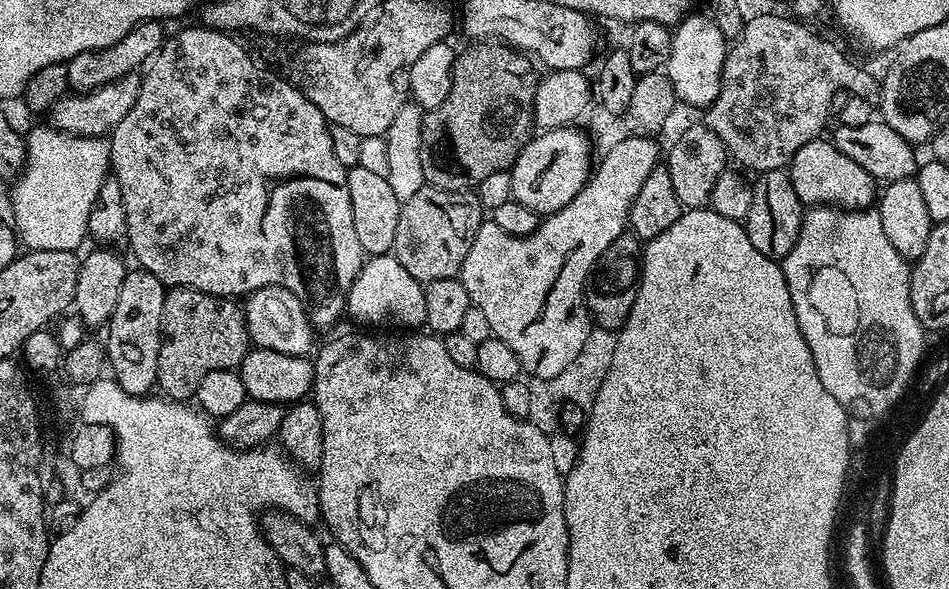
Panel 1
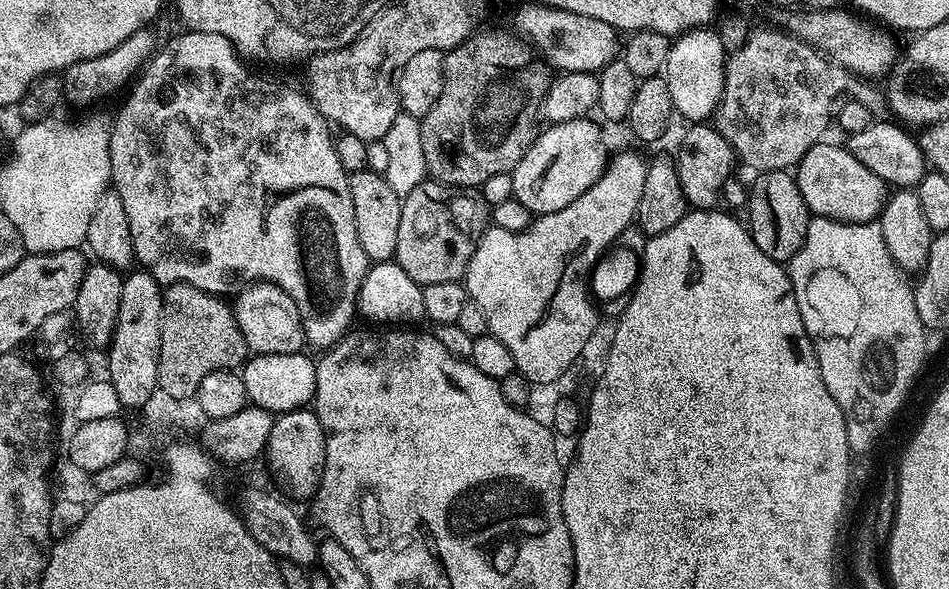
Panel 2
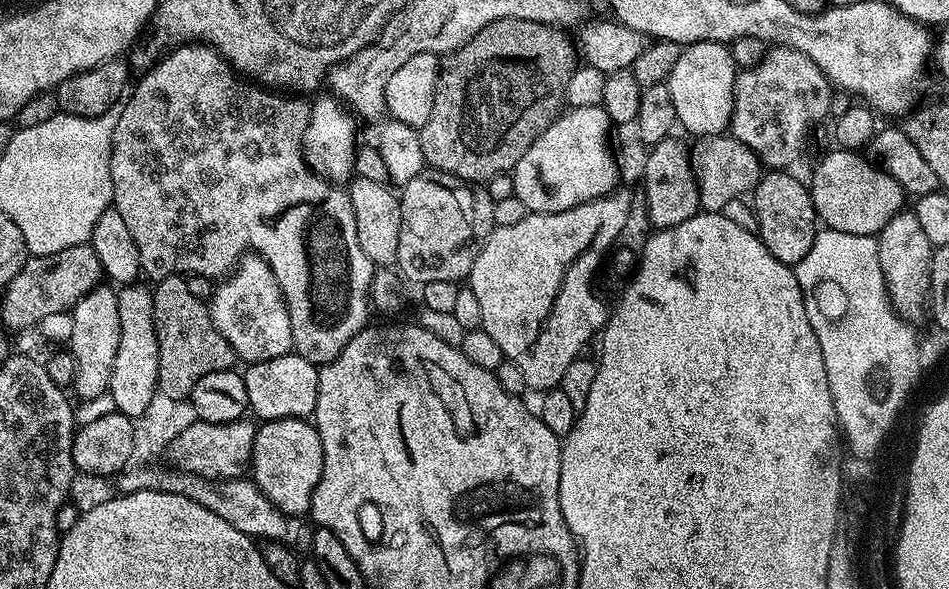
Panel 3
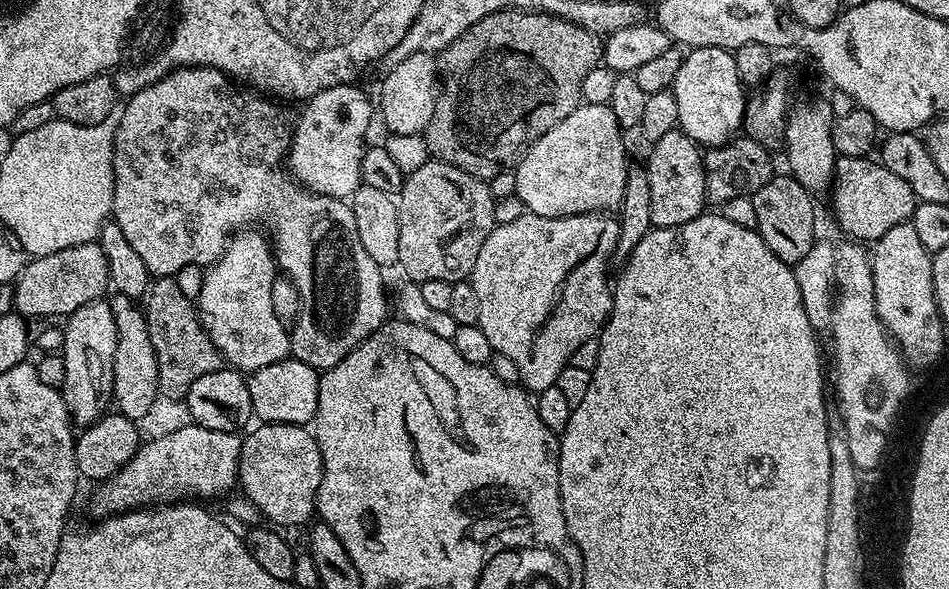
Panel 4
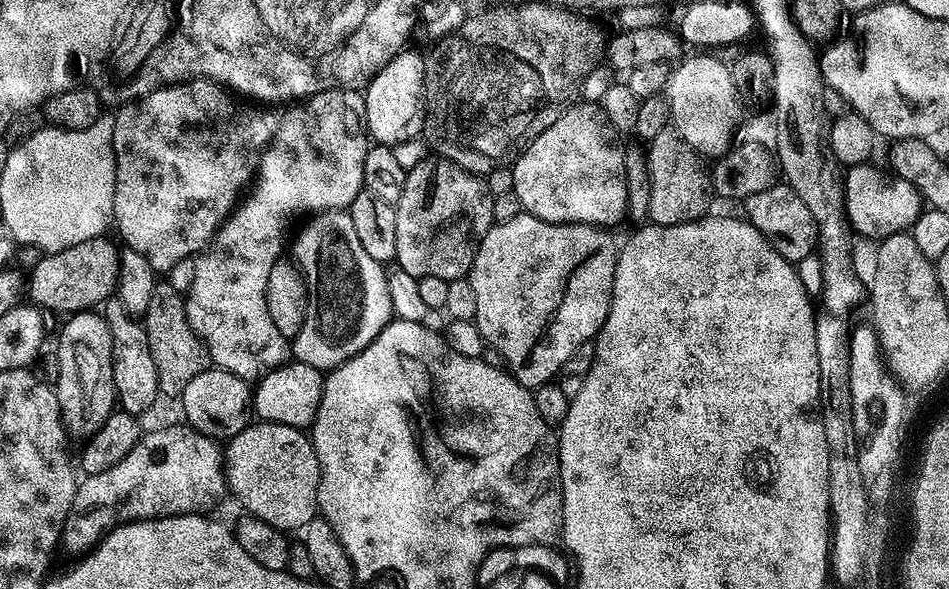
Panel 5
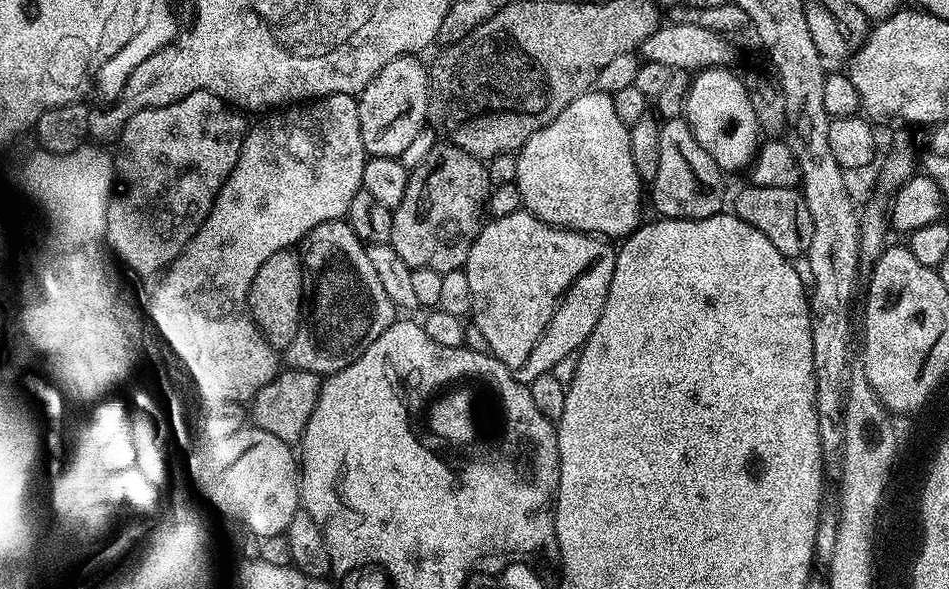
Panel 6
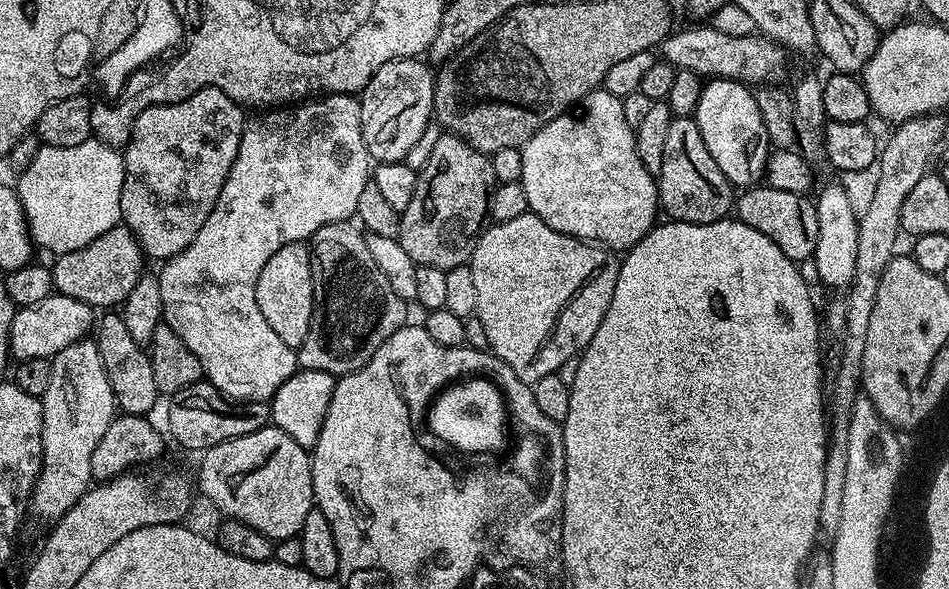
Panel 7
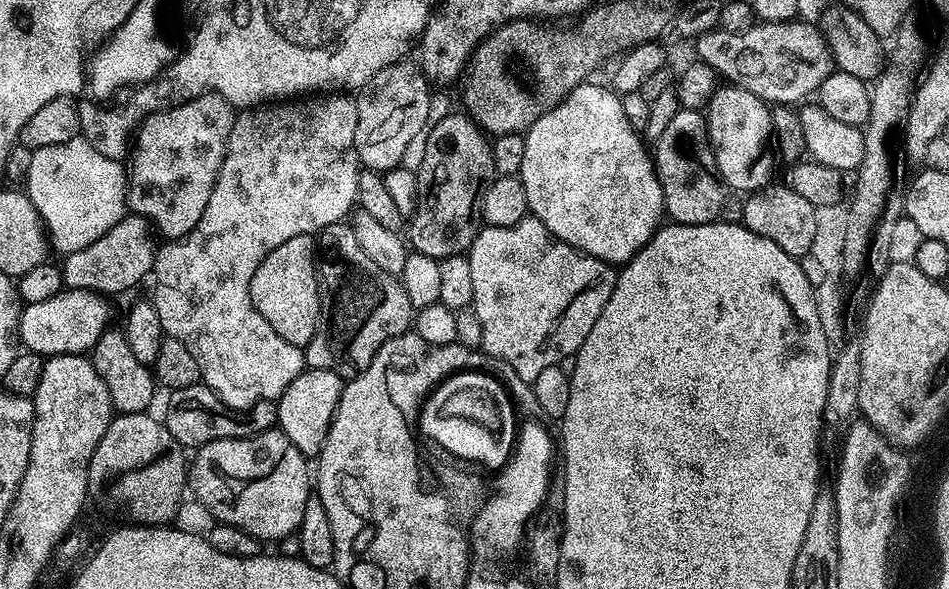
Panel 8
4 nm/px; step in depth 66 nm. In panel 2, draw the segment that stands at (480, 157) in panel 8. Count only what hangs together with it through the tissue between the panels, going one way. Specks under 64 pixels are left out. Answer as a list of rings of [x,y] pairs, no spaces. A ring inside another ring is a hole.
[[[426,178],[418,186],[414,186],[414,190],[410,190],[410,194],[403,197],[402,200],[402,219],[398,221],[398,246],[394,260],[400,264],[402,270],[406,272],[414,280],[416,284],[421,286],[433,284],[434,282],[454,282],[455,280],[463,281],[464,272],[468,269],[470,258],[474,254],[474,250],[478,246],[478,242],[482,238],[484,231],[490,226],[490,208],[484,203],[484,197],[479,194],[473,194],[471,191],[463,188],[454,188],[451,184],[441,184],[438,180]]]

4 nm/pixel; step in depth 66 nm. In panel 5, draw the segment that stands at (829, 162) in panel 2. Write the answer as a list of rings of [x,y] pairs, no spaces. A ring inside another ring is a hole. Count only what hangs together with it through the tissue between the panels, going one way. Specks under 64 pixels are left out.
[[[872,162],[854,164],[843,173],[844,209],[857,237],[869,236],[873,242],[879,242],[895,232],[908,232],[911,229],[922,211],[922,197],[920,189],[905,180],[892,178],[888,184],[887,174],[879,172],[874,165]]]

